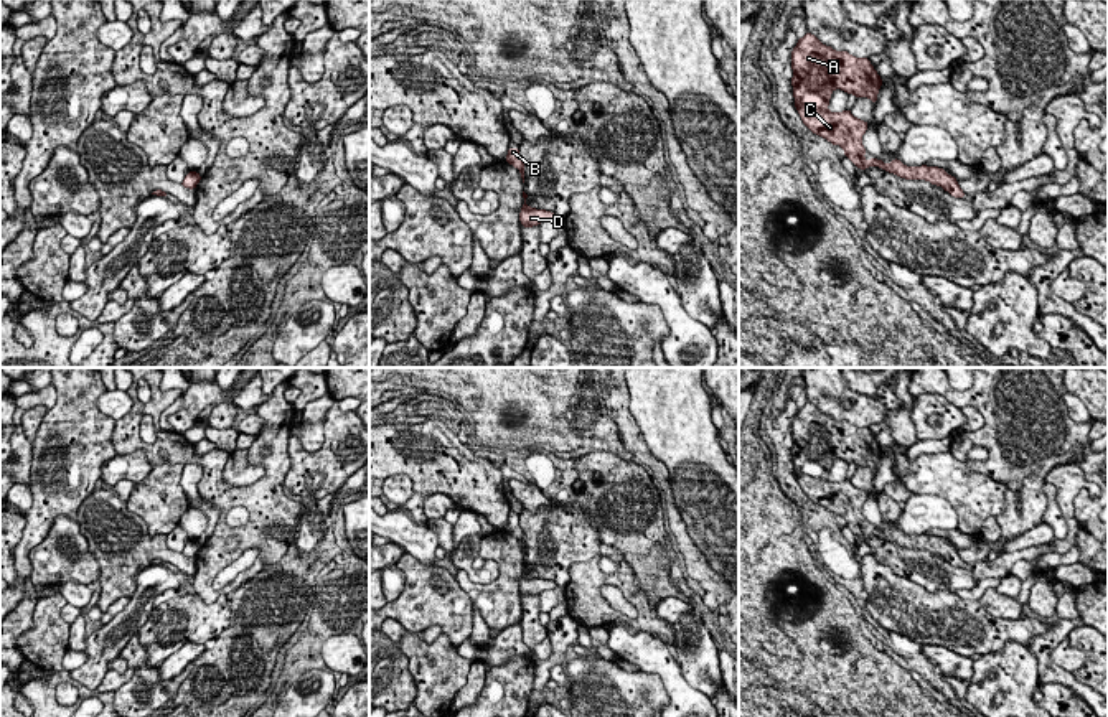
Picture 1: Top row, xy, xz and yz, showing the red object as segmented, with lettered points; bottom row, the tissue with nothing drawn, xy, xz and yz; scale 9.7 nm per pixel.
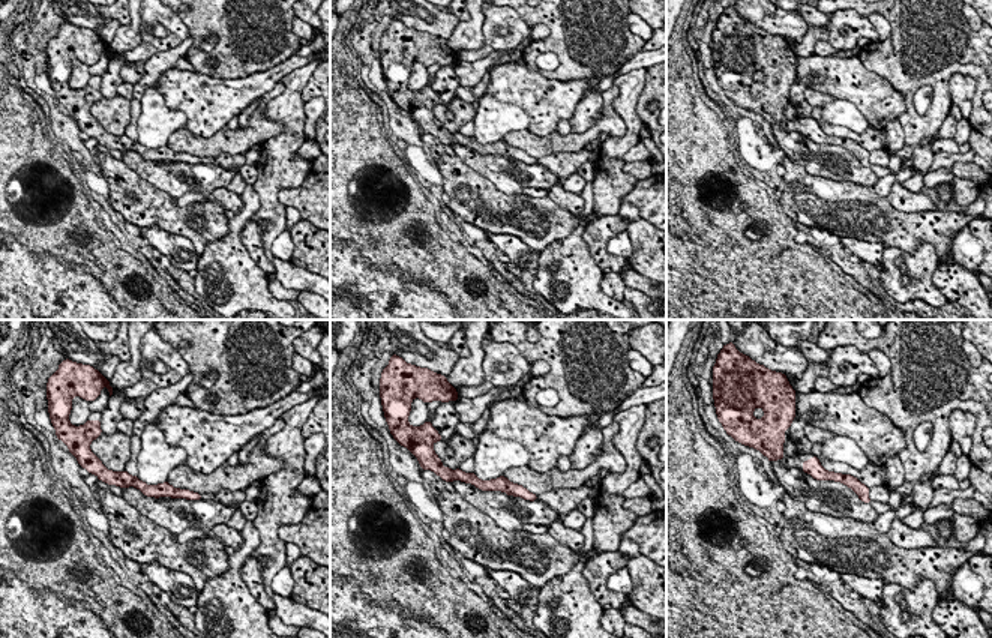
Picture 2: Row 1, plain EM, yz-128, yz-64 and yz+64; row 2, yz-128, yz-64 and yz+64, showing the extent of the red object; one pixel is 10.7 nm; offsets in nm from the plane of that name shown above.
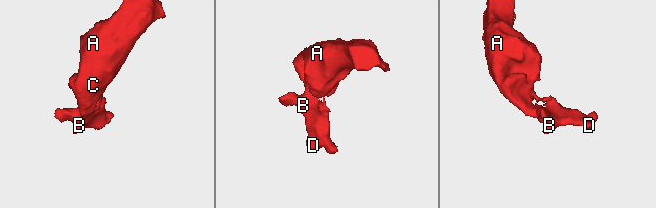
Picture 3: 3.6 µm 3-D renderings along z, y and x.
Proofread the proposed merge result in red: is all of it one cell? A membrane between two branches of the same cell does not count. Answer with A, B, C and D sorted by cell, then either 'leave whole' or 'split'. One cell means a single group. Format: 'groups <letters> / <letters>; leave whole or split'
groups A B C D; leave whole

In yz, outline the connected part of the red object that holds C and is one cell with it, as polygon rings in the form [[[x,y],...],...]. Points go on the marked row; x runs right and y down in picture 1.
[[[806,31],[791,51],[791,69],[795,107],[803,124],[816,135],[833,145],[839,145],[857,168],[879,166],[905,180],[925,180],[941,186],[953,198],[965,198],[955,176],[938,166],[907,166],[899,158],[889,165],[872,157],[866,160],[866,148],[861,142],[869,129],[866,120],[851,114],[829,112],[829,99],[834,89],[841,89],[857,97],[867,97],[877,104],[882,79],[869,58],[856,58],[847,51],[836,51],[823,45],[815,35]]]

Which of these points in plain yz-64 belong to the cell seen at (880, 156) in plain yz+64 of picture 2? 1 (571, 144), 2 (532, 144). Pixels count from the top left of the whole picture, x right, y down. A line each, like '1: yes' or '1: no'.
1: yes
2: yes

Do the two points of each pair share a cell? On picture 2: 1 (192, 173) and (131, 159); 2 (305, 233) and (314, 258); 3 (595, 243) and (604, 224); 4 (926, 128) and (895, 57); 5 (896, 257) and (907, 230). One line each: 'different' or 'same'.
1: same
2: same
3: same
4: same
5: different

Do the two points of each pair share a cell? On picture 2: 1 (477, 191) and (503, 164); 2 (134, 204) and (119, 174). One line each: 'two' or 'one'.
1: two
2: one

